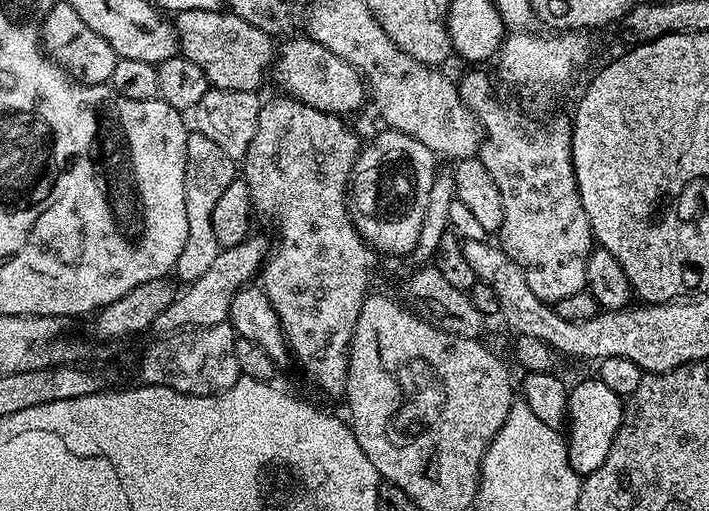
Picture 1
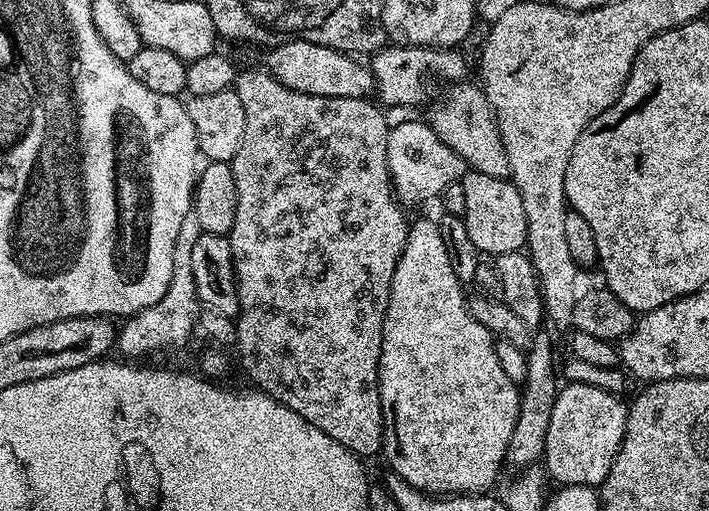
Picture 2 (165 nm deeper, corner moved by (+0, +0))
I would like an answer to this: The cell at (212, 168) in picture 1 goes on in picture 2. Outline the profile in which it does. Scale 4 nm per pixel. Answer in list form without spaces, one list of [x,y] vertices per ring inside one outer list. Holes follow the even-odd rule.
[[[191,214],[188,215],[182,222],[177,245],[174,246],[173,277],[170,278],[170,284],[167,286],[165,294],[158,299],[158,302],[127,317],[119,325],[118,350],[120,348],[121,354],[124,355],[121,357],[152,356],[155,352],[164,352],[171,344],[186,343],[192,327],[193,330],[197,327],[198,313],[202,305],[196,293],[192,255],[194,254],[194,244],[198,242],[201,234],[198,218]]]

